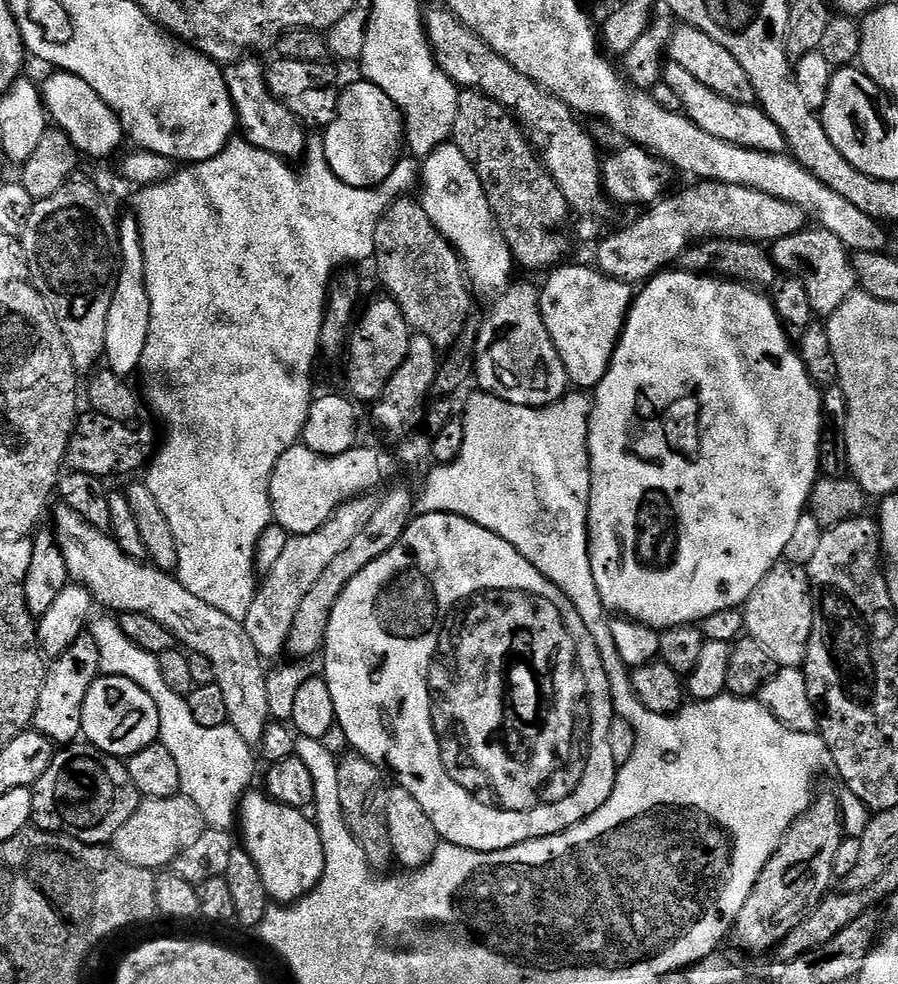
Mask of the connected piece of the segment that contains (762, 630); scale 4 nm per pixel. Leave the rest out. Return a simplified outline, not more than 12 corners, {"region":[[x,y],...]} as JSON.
{"region":[[781,562],[742,605],[747,635],[800,668],[818,623],[812,582]]}

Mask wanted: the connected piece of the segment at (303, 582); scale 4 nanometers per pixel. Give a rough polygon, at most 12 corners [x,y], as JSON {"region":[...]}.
{"region":[[367,495],[292,536],[243,621],[260,657],[284,656],[299,607],[368,525]]}

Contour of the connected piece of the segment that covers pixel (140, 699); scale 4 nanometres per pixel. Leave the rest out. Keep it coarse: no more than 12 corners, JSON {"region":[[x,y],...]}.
{"region":[[97,676],[83,739],[129,758],[157,743],[162,713],[141,684]]}

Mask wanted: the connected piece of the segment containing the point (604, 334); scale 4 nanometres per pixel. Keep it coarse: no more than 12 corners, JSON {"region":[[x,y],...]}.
{"region":[[560,266],[540,292],[577,389],[608,372],[634,288]]}

